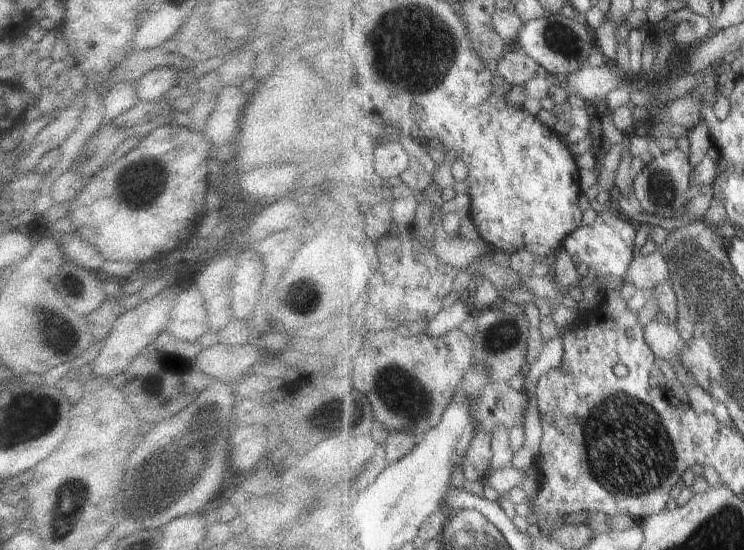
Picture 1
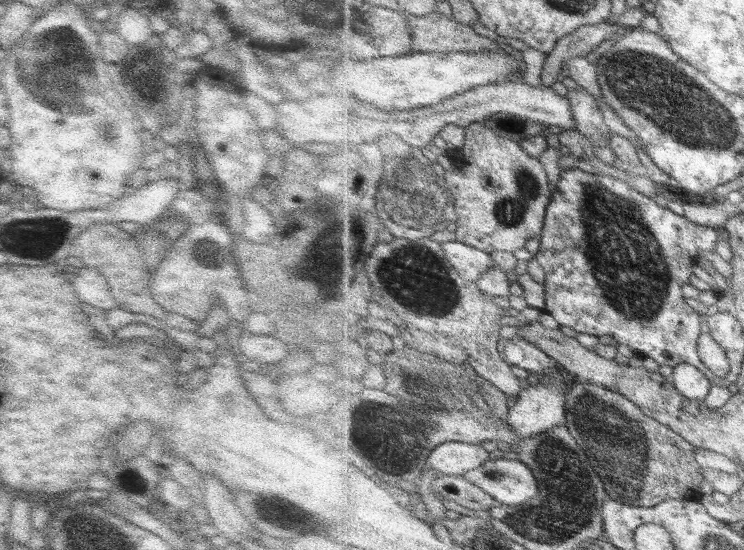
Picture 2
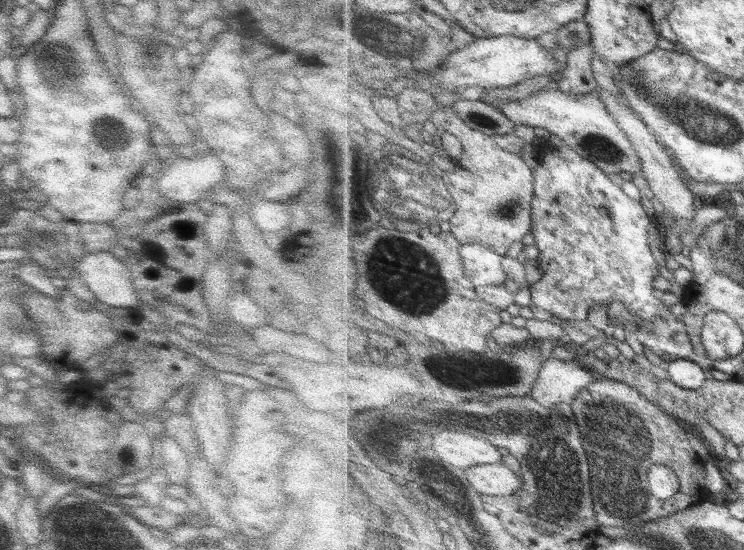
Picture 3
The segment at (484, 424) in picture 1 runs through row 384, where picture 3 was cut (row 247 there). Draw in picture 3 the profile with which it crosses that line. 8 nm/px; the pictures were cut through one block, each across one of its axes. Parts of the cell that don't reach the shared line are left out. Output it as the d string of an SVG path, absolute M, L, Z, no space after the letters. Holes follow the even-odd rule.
M451 108L435 112L431 121L439 132L455 135L464 149L460 159L453 159L455 170L441 172L456 206L456 213L449 221L450 231L462 245L479 243L506 257L511 244L532 232L534 170L519 153L499 148L491 136L467 126Z

